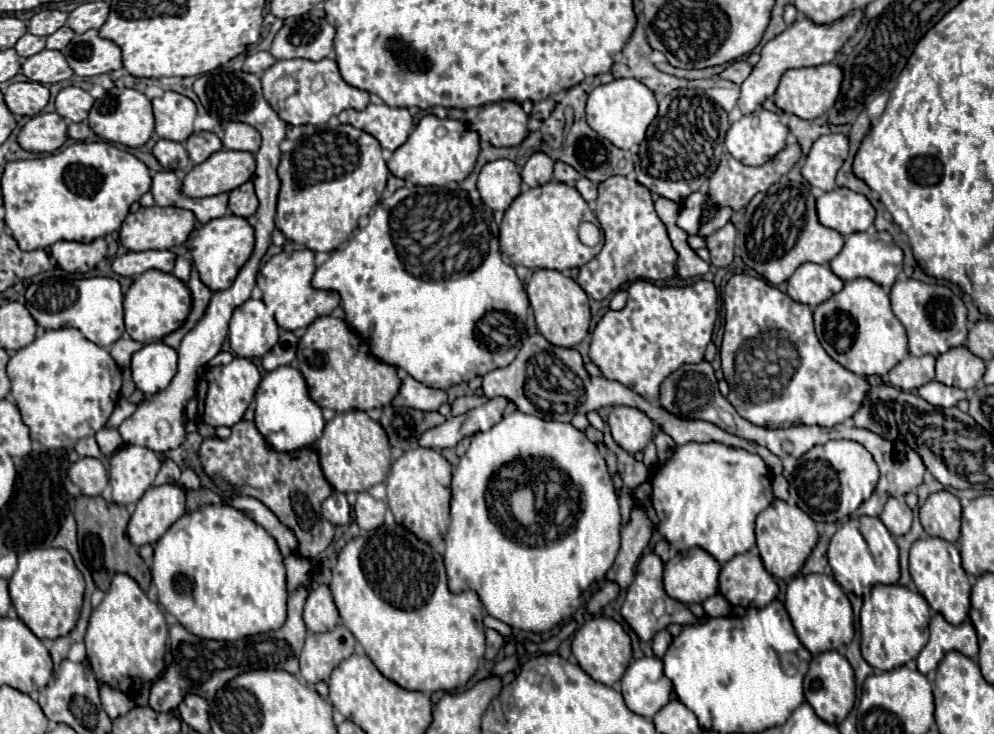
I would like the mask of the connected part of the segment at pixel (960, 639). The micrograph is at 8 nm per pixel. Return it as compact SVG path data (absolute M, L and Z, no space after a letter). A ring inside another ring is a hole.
M934 614L930 620L930 640L922 648L918 656L918 670L922 674L928 674L930 670L938 668L938 662L948 652L962 652L968 658L978 656L978 638L976 630L970 620L962 622L960 626L948 624L942 614Z

